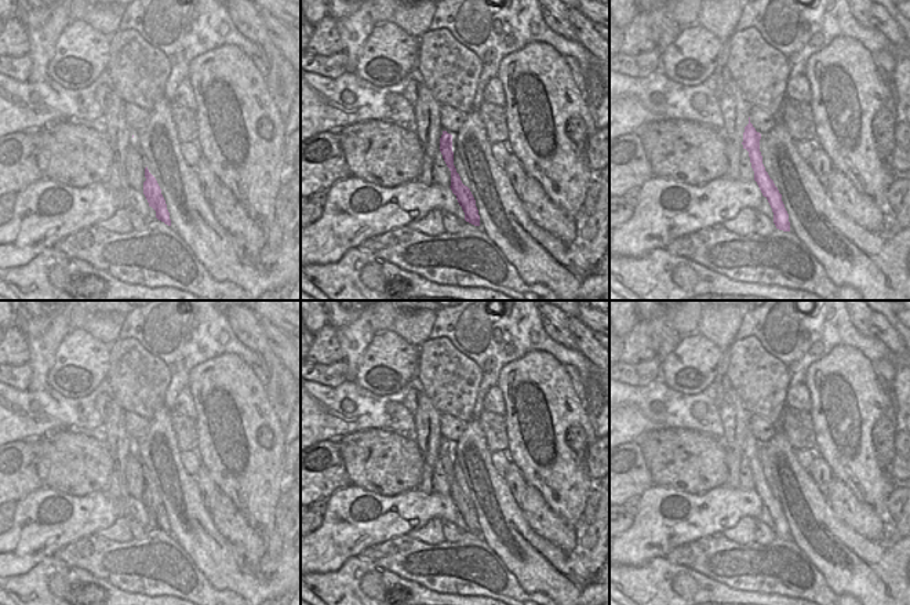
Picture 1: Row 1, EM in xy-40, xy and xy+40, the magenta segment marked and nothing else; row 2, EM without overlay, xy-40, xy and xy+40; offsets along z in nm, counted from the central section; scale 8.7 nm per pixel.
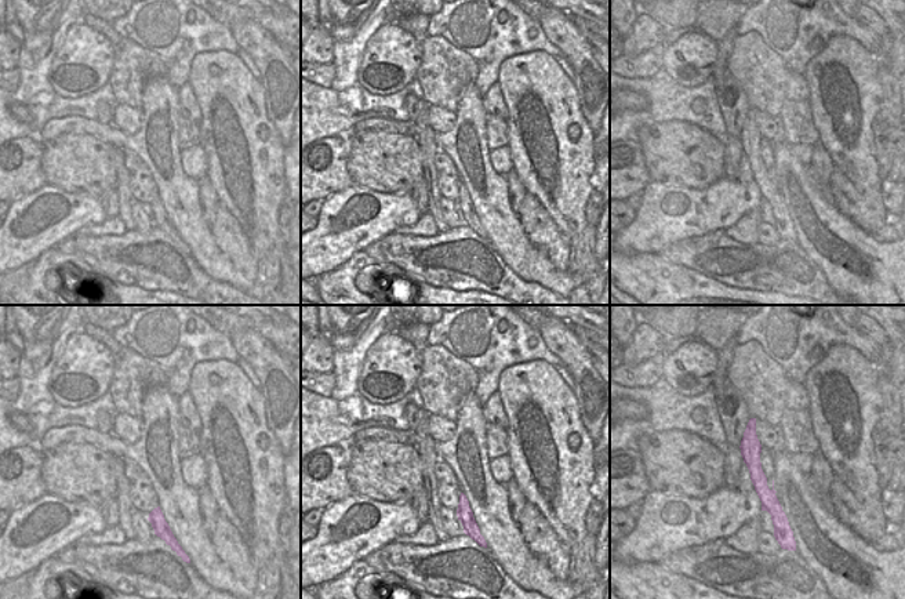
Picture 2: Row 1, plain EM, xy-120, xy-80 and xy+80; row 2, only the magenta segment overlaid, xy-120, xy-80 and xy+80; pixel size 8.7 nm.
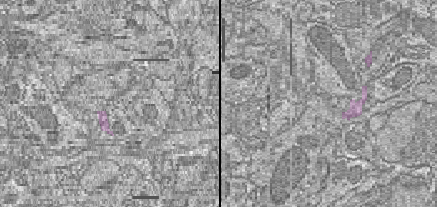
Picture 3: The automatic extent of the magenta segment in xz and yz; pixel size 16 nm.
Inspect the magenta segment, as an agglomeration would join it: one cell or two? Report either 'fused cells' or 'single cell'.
fused cells

